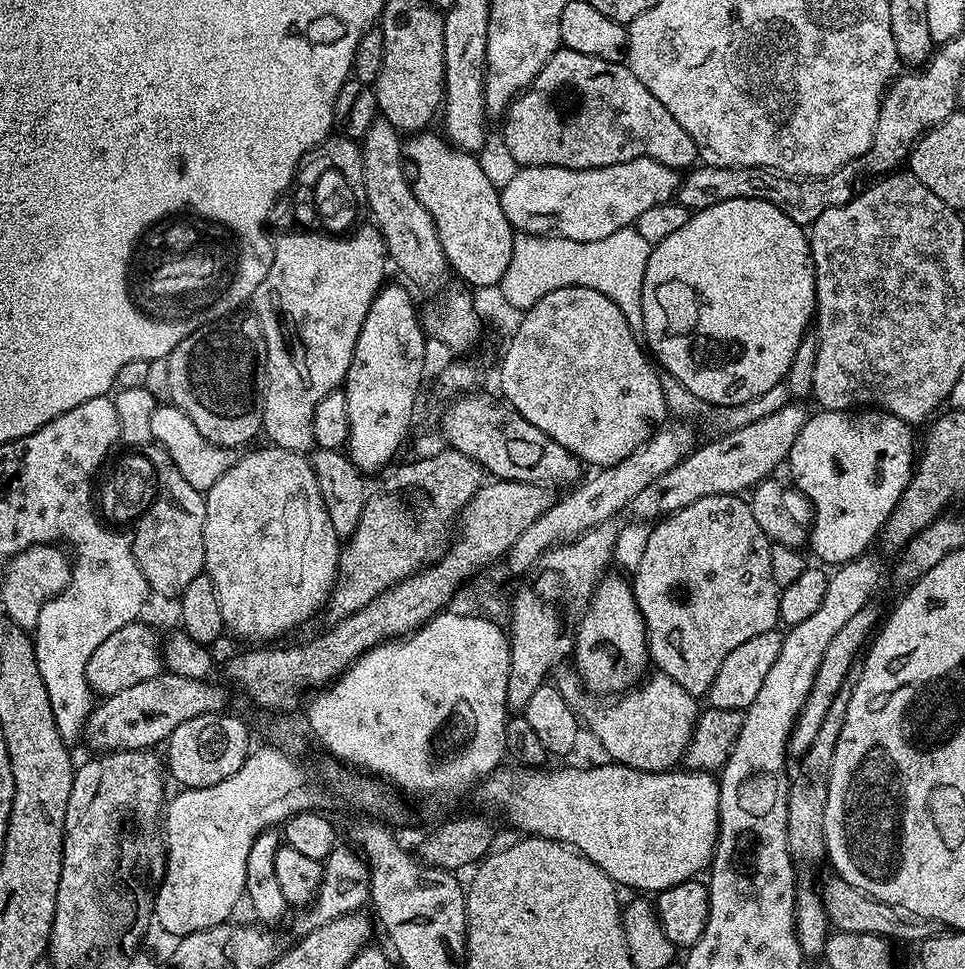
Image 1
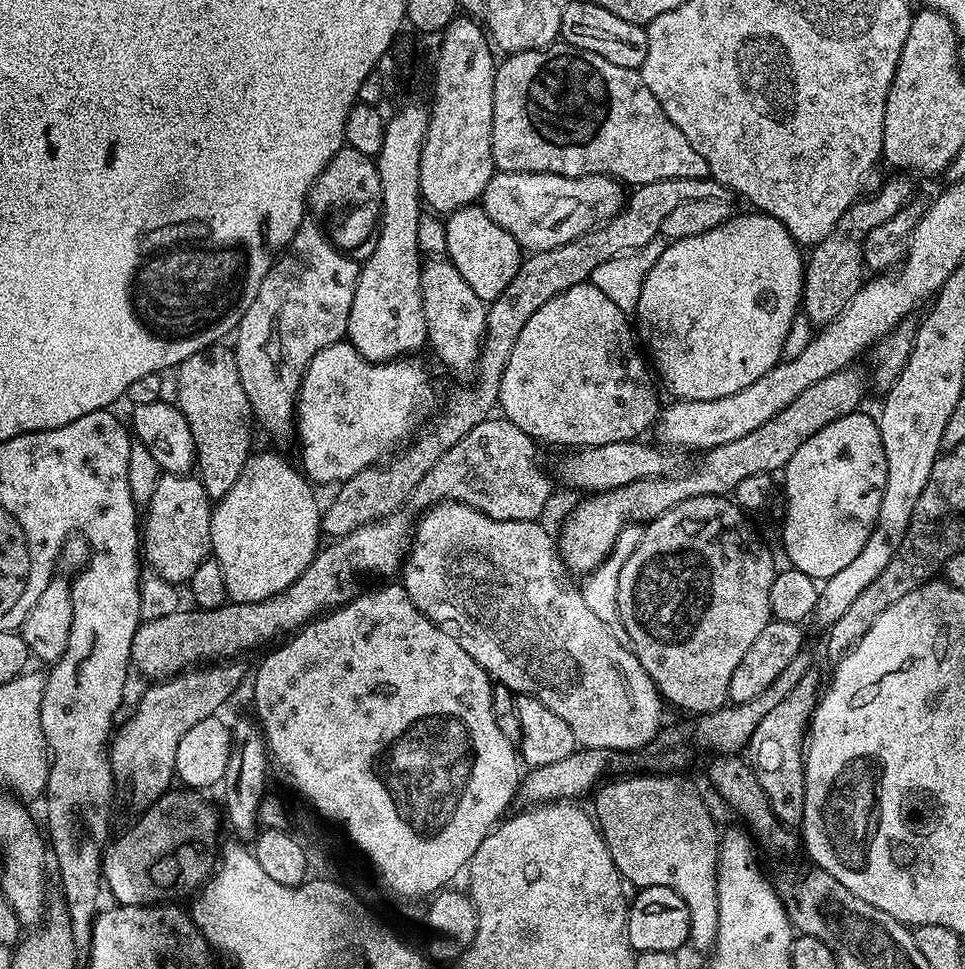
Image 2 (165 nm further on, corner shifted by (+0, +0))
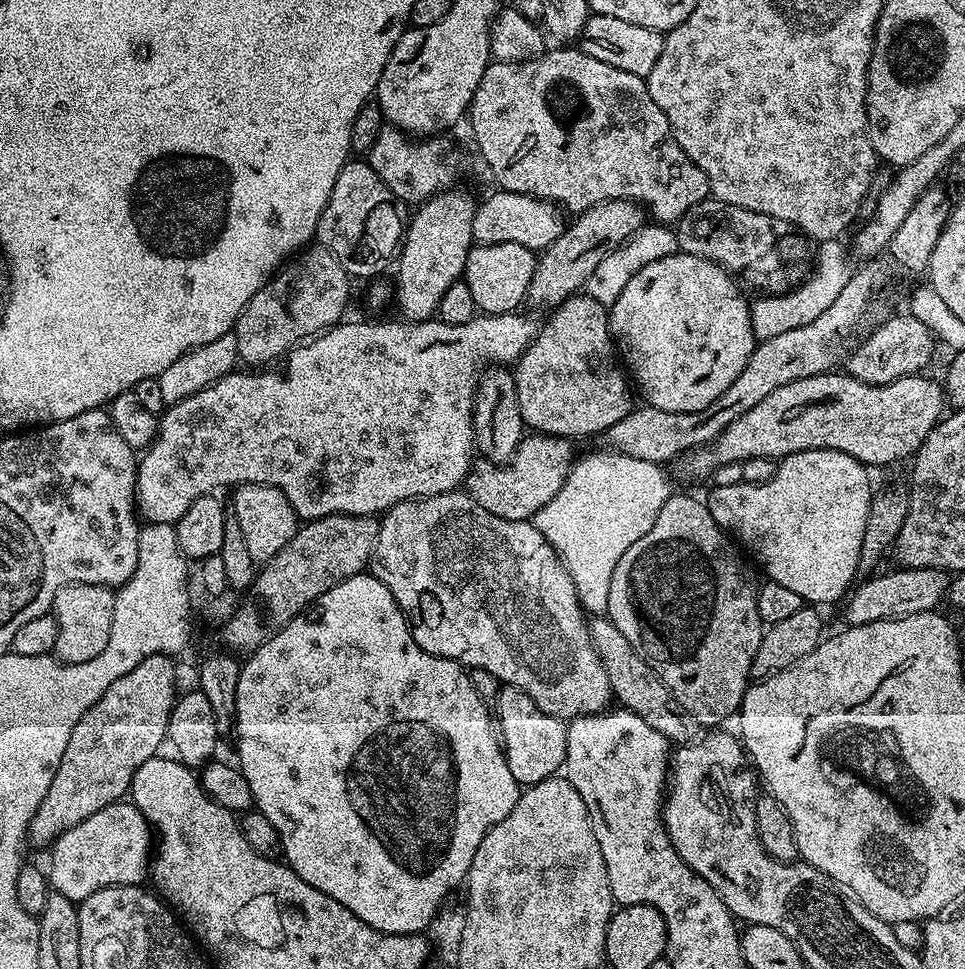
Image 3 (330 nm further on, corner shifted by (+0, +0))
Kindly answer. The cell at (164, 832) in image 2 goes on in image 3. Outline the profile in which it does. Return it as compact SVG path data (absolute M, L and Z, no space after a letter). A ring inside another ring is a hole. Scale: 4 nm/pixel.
M117 802L98 810L98 814L90 814L78 826L70 826L50 846L52 861L46 864L46 875L51 891L57 896L65 896L73 902L90 898L103 888L110 886L140 886L145 883L150 872L150 857L154 852L154 832L148 820L131 802Z

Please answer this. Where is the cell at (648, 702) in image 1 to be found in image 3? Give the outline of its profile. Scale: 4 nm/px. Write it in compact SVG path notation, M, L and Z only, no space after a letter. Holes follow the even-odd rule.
M464 490L443 492L437 496L421 496L418 500L403 500L401 504L395 504L393 508L383 513L372 551L370 572L378 578L378 582L387 586L390 594L394 594L398 606L404 611L404 617L408 619L408 627L412 629L414 642L418 642L422 650L447 660L454 660L469 669L490 670L490 674L494 674L494 678L498 678L501 685L530 694L530 698L534 698L534 702L542 711L565 722L578 716L592 716L596 712L605 711L613 703L610 678L606 678L606 670L592 645L588 633L589 621L586 619L584 609L580 607L574 582L556 549L550 546L550 542L546 542L546 538L536 529L535 523L498 518L490 514L490 510L482 510L482 506L478 506L478 502L470 499Z

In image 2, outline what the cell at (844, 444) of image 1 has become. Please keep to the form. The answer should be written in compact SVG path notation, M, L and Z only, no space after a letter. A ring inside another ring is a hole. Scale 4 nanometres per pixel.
M857 410L822 426L818 434L806 438L802 446L794 450L794 458L790 458L787 468L783 469L783 476L784 496L788 499L788 505L784 508L784 552L788 555L787 563L793 568L802 570L802 574L810 574L810 578L814 578L817 582L826 581L834 574L838 574L838 570L846 567L859 554L862 546L866 546L866 538L870 538L874 530L874 522L878 518L878 506L882 506L882 490L886 490L886 450L882 446L879 423L873 417L871 420L864 410Z

